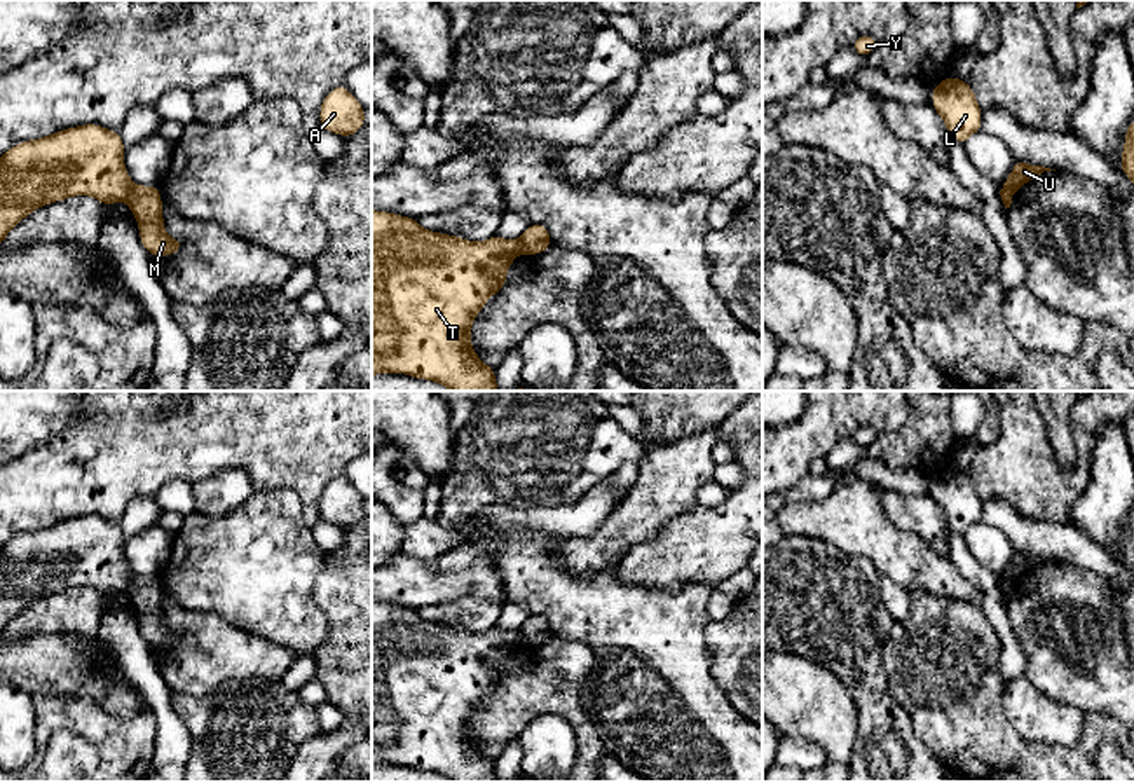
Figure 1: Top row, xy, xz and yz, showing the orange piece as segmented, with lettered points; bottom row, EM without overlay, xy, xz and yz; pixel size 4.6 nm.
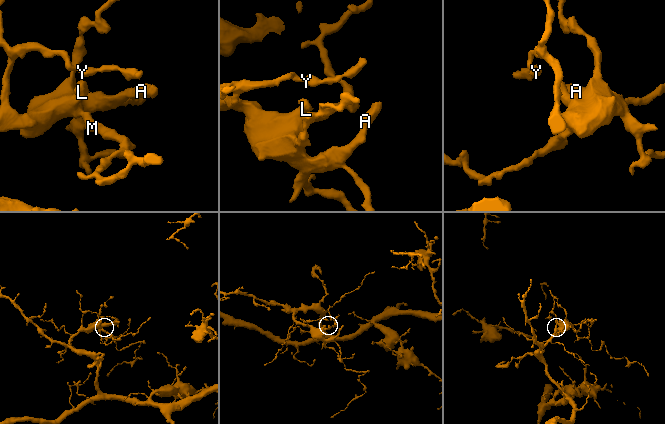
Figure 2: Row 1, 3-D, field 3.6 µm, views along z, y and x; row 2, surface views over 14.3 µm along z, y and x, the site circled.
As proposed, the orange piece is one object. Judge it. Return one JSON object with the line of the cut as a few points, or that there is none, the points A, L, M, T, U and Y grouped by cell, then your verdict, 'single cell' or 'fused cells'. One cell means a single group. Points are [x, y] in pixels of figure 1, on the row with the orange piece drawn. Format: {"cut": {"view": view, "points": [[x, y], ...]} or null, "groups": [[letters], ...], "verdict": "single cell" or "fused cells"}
{"cut": {"view": "xy", "points": [[133, 185], [126, 198]]}, "groups": [["A", "L", "T", "U", "Y"], ["M"]], "verdict": "fused cells"}

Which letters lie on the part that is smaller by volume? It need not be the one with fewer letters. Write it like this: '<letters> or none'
M

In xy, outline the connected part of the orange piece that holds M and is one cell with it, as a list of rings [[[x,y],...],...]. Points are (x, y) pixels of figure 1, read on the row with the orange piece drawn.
[[[133,185],[127,204],[140,223],[140,241],[152,257],[167,257],[185,248],[183,241],[171,239],[164,232],[161,187]]]

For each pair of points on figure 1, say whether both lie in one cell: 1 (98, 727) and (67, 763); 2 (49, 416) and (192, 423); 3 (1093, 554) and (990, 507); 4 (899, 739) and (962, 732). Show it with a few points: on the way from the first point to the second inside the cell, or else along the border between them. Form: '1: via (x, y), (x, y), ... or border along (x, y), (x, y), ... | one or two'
1: border along (47, 739), (70, 730), (95, 747), (100, 763) | two
2: border along (93, 416), (72, 419), (53, 437) | two
3: via (1066, 543), (1031, 538), (1016, 528) | one
4: border along (897, 700), (909, 716), (913, 733), (942, 763) | two

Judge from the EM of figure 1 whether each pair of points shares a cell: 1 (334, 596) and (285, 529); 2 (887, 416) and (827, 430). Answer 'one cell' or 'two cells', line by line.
1: two cells
2: one cell

